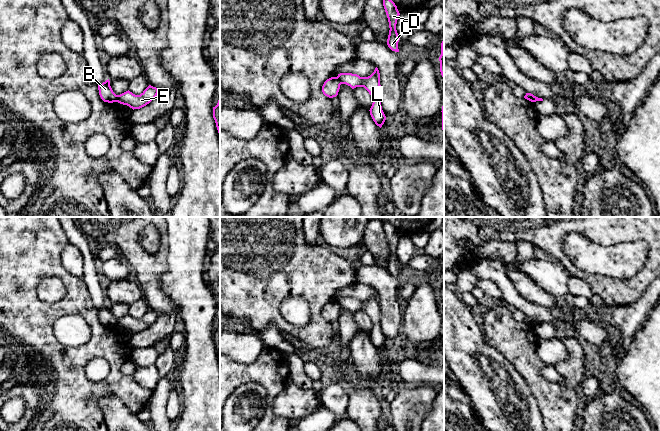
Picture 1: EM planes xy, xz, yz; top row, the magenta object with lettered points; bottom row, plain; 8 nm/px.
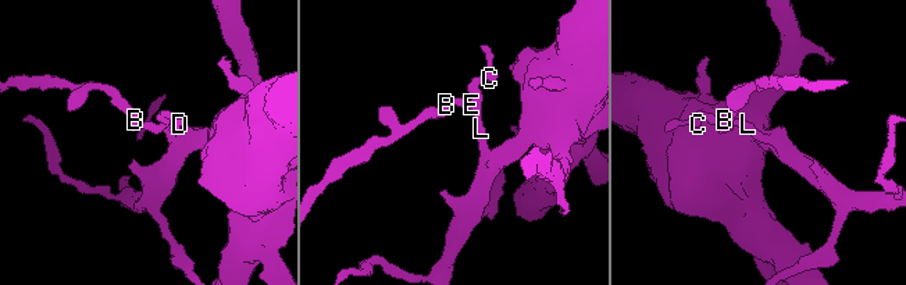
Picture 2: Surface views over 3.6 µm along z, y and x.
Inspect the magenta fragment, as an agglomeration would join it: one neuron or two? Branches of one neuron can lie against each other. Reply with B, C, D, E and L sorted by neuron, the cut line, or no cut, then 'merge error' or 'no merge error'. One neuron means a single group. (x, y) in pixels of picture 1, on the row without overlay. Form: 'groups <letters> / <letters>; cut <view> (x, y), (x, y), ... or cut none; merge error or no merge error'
groups B / C D E L; cut xy (117, 319), (115, 325); merge error

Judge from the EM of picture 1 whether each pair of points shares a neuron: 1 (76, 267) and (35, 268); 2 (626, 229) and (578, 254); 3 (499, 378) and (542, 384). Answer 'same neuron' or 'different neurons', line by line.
1: different neurons
2: different neurons
3: different neurons

